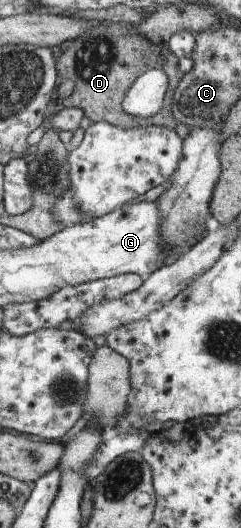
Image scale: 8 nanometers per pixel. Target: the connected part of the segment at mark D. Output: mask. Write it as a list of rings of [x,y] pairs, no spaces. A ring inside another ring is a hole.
[[[104,22],[73,40],[71,46],[62,54],[63,56],[57,58],[57,70],[61,71],[62,79],[73,80],[76,86],[74,92],[63,99],[64,107],[79,107],[93,123],[105,121],[125,129],[148,125],[175,129],[177,126],[178,122],[171,112],[171,103],[175,89],[185,74],[179,69],[179,57],[170,51],[167,44],[155,45],[145,40],[129,24]],[[149,69],[161,69],[167,75],[169,86],[167,86],[163,108],[161,112],[149,118],[131,116],[123,110],[123,99],[133,82]]]

